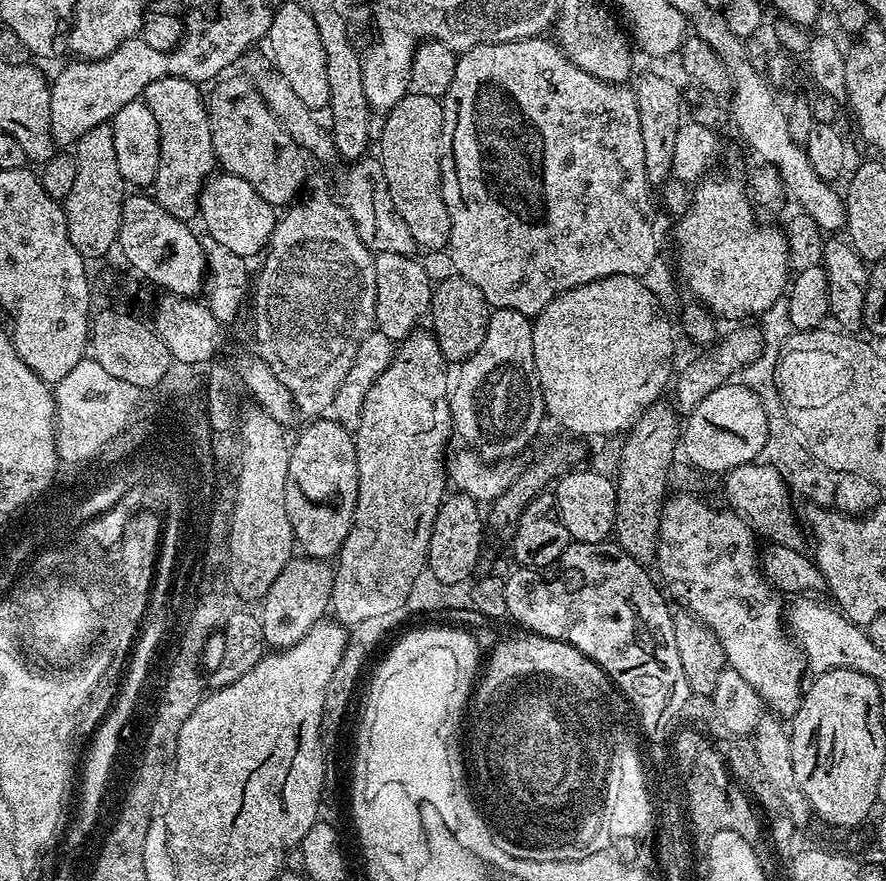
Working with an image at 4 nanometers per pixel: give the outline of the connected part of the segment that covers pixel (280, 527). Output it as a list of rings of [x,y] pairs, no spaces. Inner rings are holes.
[[[259,406],[252,408],[240,422],[243,442],[242,465],[237,480],[236,502],[228,535],[228,586],[242,599],[260,602],[270,590],[270,586],[274,586],[274,578],[282,574],[282,570],[294,556],[294,537],[285,506],[285,486],[291,449],[289,441],[286,442],[284,436],[285,427],[276,419],[270,418],[269,414]]]

